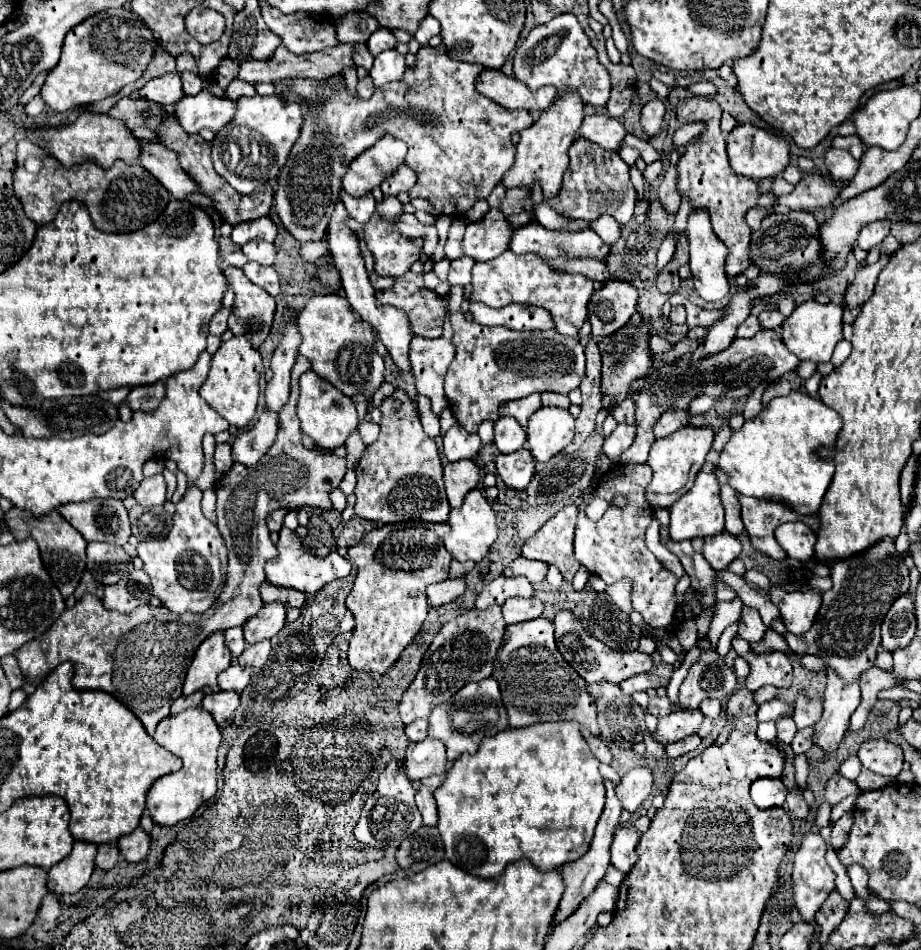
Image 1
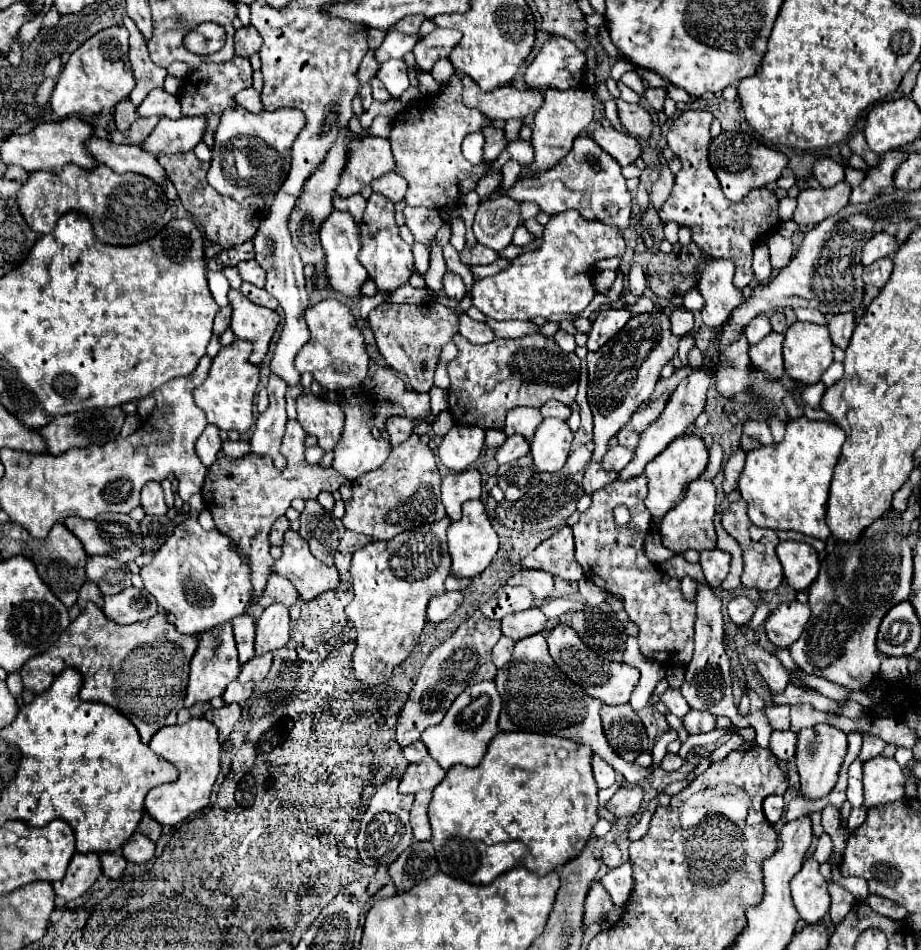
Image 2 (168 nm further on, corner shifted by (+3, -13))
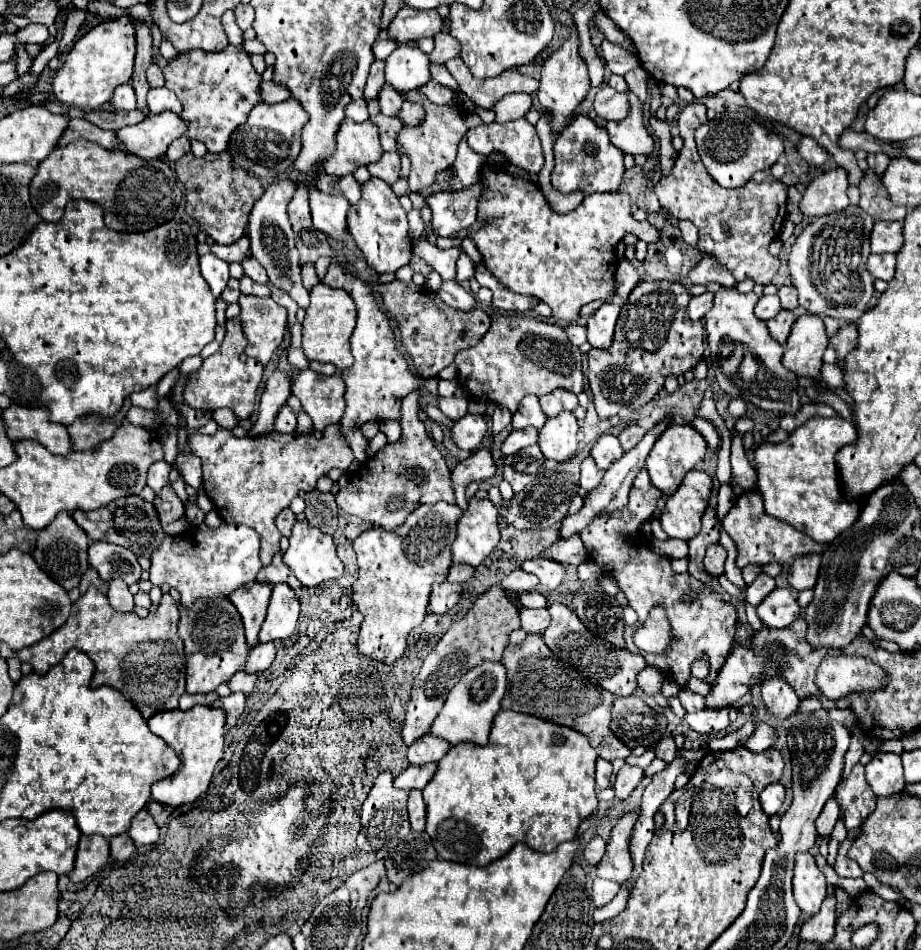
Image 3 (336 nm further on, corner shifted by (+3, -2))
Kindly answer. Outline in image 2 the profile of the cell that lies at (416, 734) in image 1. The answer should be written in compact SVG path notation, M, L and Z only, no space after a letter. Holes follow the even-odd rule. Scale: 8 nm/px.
M415 741L413 745L403 747L403 755L409 763L415 763L415 761L423 761L427 757L427 749L425 749L423 741Z

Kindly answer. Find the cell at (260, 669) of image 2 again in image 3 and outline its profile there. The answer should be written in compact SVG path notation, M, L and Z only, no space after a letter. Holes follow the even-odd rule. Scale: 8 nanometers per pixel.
M265 642L265 644L257 644L249 650L247 656L247 666L245 672L265 672L273 660L275 660L275 644L273 642Z

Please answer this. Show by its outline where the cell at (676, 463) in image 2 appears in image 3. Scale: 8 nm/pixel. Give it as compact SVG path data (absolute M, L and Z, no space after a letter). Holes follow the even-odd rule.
M671 422L647 456L645 468L651 476L653 486L657 486L663 494L673 494L677 490L677 486L681 484L681 478L703 460L705 450L707 450L707 442L701 438L701 434L697 434L697 430L693 430L691 424L673 424Z

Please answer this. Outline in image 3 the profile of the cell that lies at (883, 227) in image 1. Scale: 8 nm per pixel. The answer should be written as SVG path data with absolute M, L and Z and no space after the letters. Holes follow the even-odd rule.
M875 222L871 232L871 252L899 252L903 246L903 224L901 222Z

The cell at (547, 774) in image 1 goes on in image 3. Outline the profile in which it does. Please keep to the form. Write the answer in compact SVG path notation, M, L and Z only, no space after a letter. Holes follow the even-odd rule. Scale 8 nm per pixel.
M499 710L489 742L485 746L473 742L451 746L449 754L437 764L431 782L423 788L427 834L431 836L439 858L459 864L487 866L507 854L517 842L525 842L537 852L551 852L561 842L573 840L579 824L597 810L595 760L597 752L585 734L537 716Z

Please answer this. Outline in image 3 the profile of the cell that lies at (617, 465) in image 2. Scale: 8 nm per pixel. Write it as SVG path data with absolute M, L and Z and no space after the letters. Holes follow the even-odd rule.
M611 434L601 436L595 442L595 446L591 450L591 456L593 456L599 470L607 470L615 460L619 460L623 456L623 450L621 450L621 444L619 444L617 436L611 436Z

